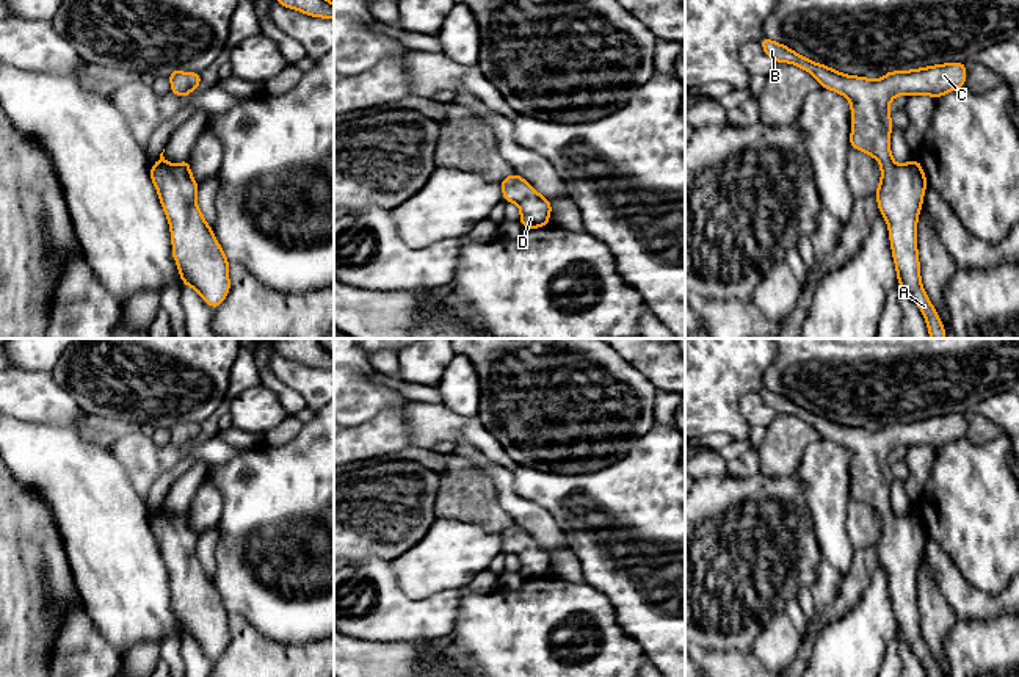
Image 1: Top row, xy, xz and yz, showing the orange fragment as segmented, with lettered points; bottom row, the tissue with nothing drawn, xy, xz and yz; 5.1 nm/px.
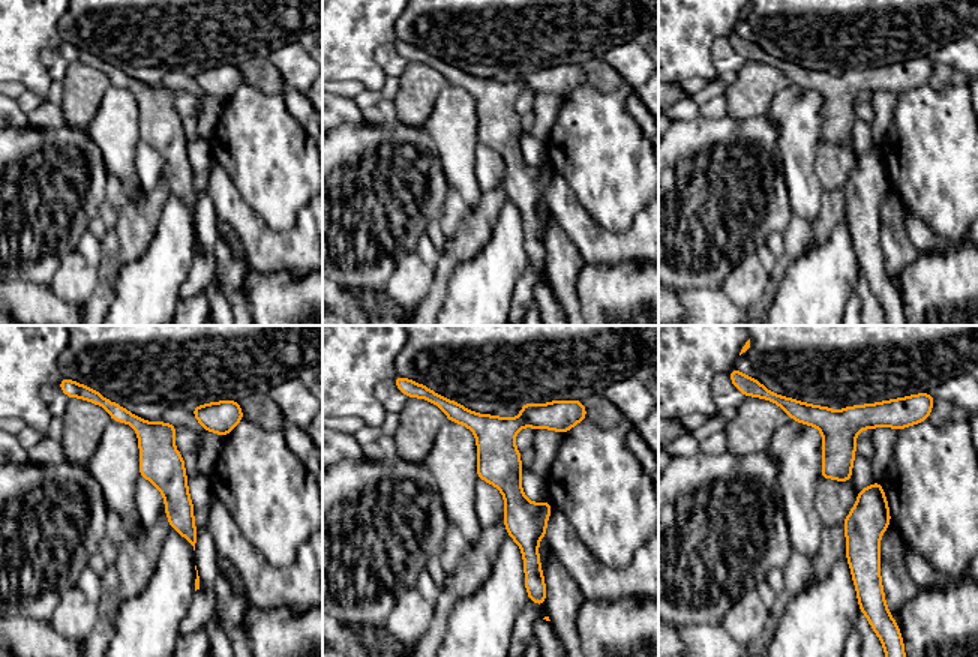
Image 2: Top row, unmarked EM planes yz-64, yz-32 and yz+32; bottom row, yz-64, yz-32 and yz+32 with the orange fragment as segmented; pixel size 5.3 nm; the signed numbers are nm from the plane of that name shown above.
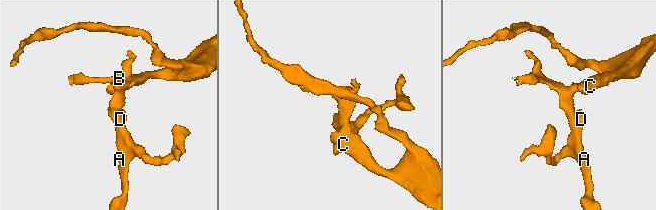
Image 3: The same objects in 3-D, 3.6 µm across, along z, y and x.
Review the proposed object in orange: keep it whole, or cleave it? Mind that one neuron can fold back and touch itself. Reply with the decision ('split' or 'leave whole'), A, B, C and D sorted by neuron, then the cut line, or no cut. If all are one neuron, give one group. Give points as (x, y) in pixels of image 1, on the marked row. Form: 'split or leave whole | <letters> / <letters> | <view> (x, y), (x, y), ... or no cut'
leave whole | A B C D | no cut

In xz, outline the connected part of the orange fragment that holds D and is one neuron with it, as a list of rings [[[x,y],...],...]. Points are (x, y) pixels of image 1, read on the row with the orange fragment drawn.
[[[511,174],[500,180],[503,201],[520,207],[519,223],[525,229],[546,227],[552,210],[552,202],[542,197],[527,180]]]

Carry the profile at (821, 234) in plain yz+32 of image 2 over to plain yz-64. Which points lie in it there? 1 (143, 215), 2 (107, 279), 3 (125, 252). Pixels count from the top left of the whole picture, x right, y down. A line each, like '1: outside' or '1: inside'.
1: inside
2: inside
3: inside

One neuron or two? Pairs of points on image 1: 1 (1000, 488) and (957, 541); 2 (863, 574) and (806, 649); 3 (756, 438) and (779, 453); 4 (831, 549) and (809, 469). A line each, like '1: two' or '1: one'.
1: one
2: one
3: two
4: one

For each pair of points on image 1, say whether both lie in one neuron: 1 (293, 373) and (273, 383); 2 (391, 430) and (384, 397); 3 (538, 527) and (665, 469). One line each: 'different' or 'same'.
1: different
2: different
3: different

